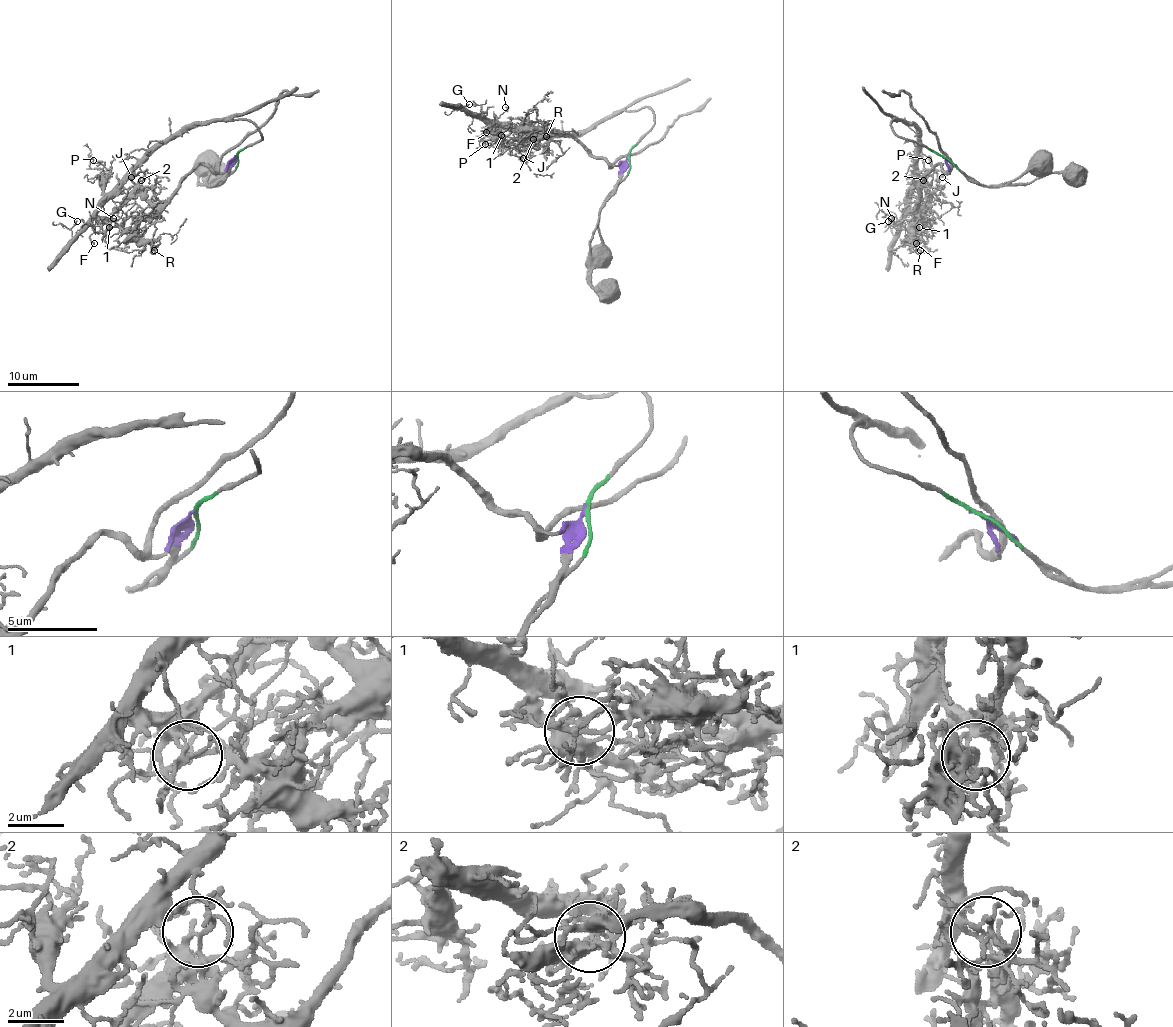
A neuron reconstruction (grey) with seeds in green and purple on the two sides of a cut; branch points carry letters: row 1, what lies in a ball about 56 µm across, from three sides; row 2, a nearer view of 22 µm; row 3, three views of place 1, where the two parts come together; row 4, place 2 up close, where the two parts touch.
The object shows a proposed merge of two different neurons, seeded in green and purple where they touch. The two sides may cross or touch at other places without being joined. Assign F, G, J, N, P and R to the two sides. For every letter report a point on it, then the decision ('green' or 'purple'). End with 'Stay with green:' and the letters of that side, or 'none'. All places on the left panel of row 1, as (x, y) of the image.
F: place (94, 243); purple
G: place (77, 221); green
J: place (131, 177); green
N: place (113, 218); green
P: place (93, 160); green
R: place (154, 250); purple
Stay with green: G, J, N, P

